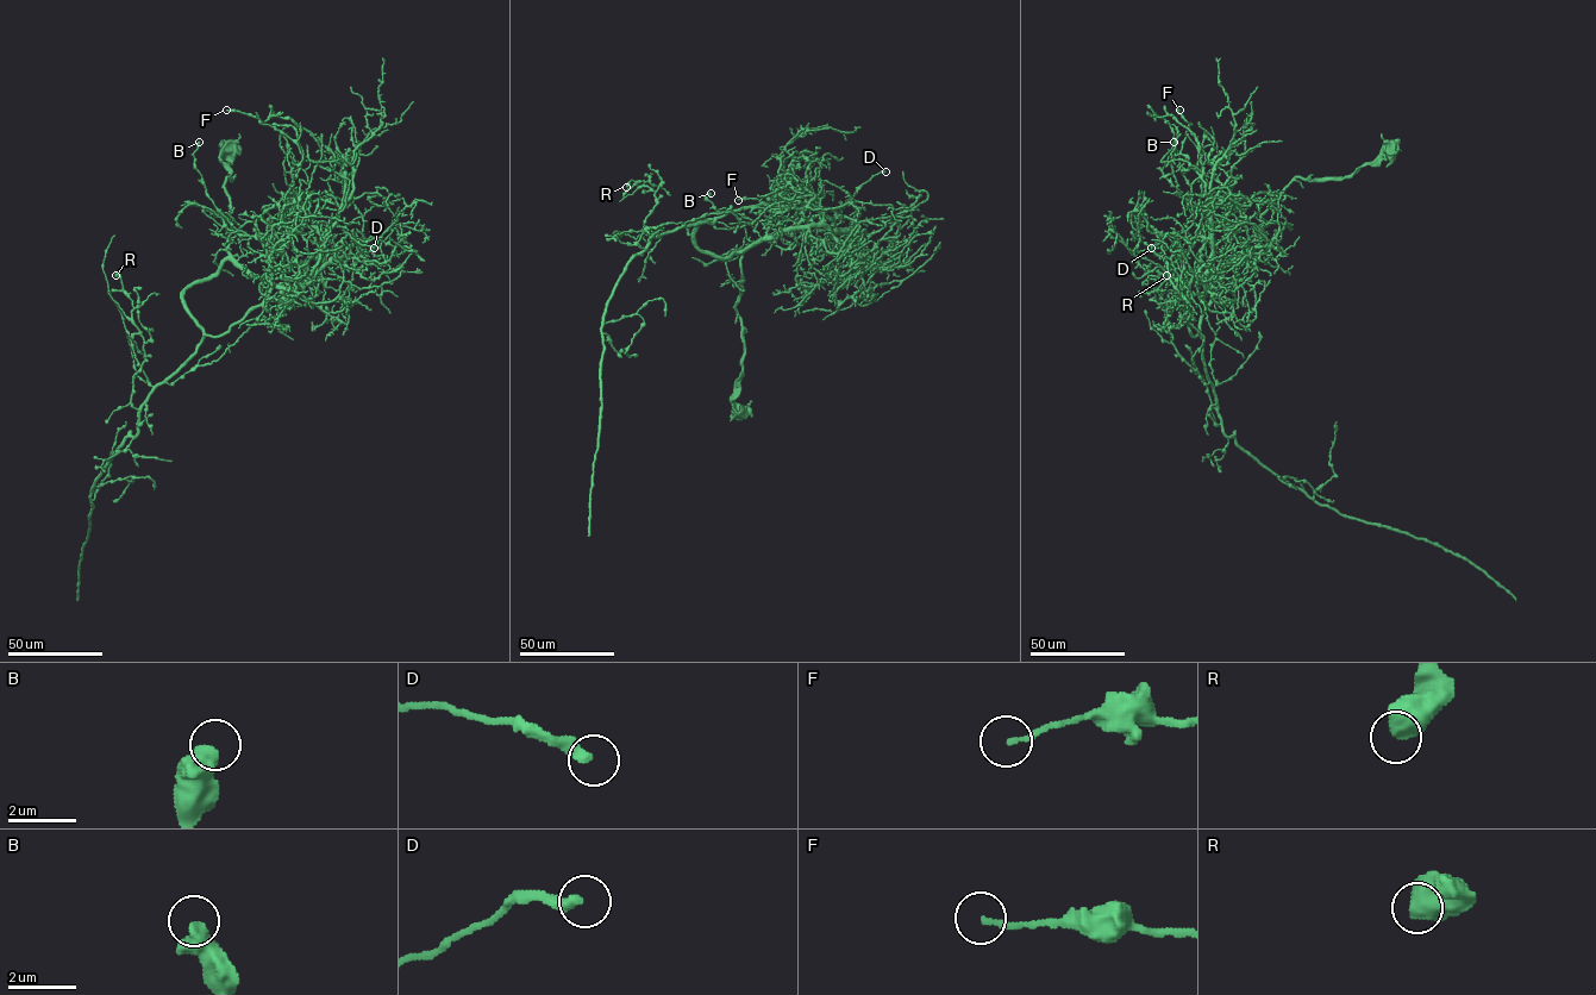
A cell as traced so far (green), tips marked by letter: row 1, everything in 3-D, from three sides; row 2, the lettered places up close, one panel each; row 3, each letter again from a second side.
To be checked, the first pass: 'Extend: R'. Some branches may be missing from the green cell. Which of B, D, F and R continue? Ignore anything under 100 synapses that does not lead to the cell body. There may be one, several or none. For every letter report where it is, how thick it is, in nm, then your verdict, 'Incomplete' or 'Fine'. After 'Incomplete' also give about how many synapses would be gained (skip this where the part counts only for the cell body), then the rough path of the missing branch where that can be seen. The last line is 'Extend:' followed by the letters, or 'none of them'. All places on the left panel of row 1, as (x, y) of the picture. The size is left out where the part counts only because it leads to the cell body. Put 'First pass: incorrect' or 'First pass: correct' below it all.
B: Place: (199, 142). Thickness 550 nm. Fine
D: Place: (374, 248). Thickness 340 nm. Fine
F: Place: (226, 110). Thickness 150 nm. Fine
R: Place: (116, 275). Thickness 650 nm. Fine
Extend: none of them
First pass: incorrect

